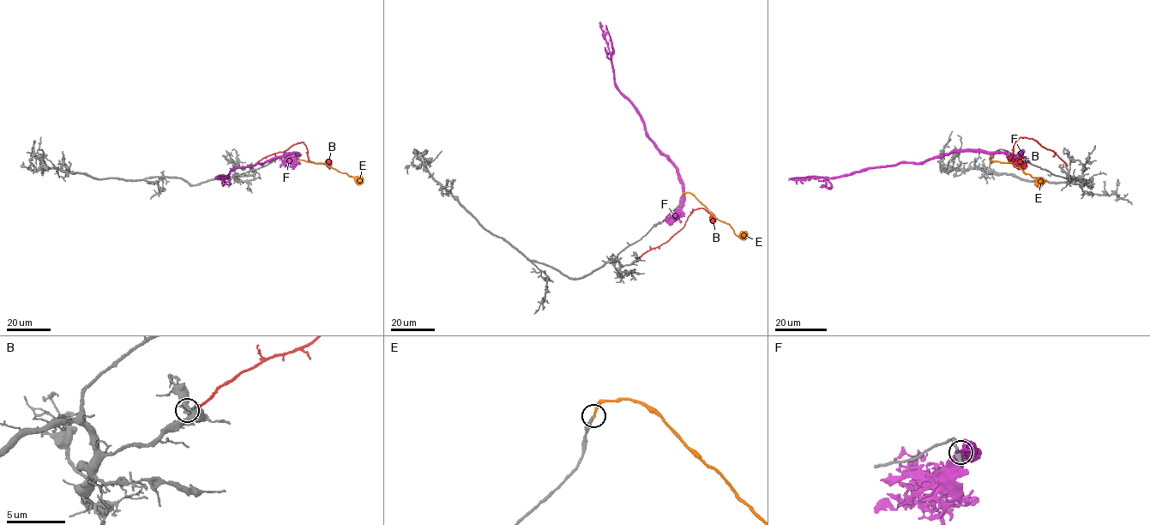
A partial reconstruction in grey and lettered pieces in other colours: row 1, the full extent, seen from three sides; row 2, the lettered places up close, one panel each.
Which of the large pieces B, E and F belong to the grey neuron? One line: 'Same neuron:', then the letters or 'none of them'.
Same neuron: E

